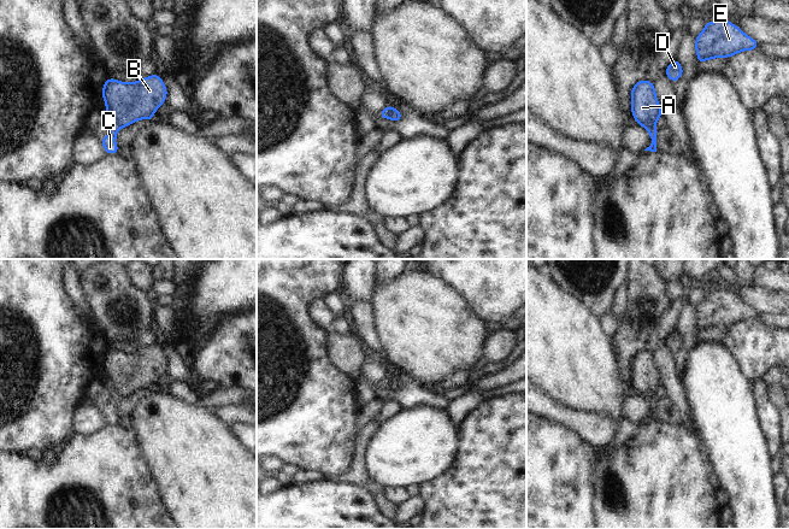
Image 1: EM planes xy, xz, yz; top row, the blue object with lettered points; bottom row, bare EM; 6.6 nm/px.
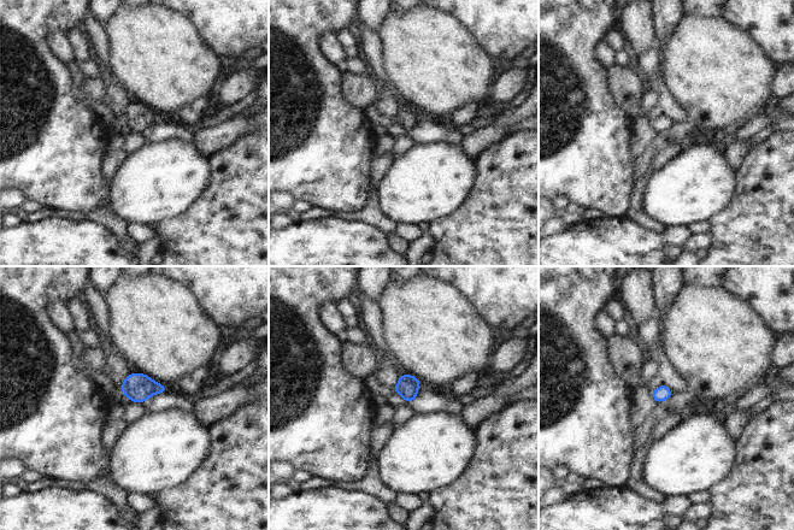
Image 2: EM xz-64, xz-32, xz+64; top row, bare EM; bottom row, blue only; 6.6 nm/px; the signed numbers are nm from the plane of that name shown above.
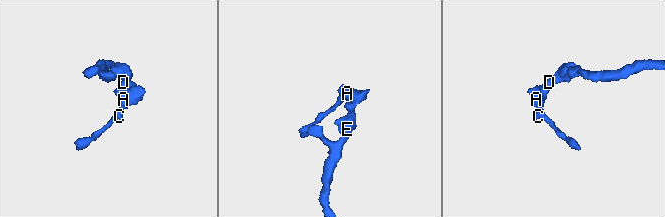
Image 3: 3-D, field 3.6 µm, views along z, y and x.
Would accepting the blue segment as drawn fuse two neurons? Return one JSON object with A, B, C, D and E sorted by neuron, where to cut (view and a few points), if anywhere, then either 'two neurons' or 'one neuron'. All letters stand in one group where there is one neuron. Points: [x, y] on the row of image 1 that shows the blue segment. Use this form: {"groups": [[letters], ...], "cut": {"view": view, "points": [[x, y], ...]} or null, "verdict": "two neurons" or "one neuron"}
{"groups": [["A", "B", "D", "E"], ["C"]], "cut": {"view": "yz", "points": [[654, 125], [645, 127]]}, "verdict": "two neurons"}

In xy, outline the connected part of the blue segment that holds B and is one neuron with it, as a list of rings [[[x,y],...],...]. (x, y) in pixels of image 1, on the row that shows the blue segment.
[[[158,74],[140,78],[137,82],[128,83],[108,77],[102,86],[102,99],[106,105],[106,114],[120,128],[129,127],[139,119],[152,119],[158,107],[165,104],[166,96],[167,89]]]

